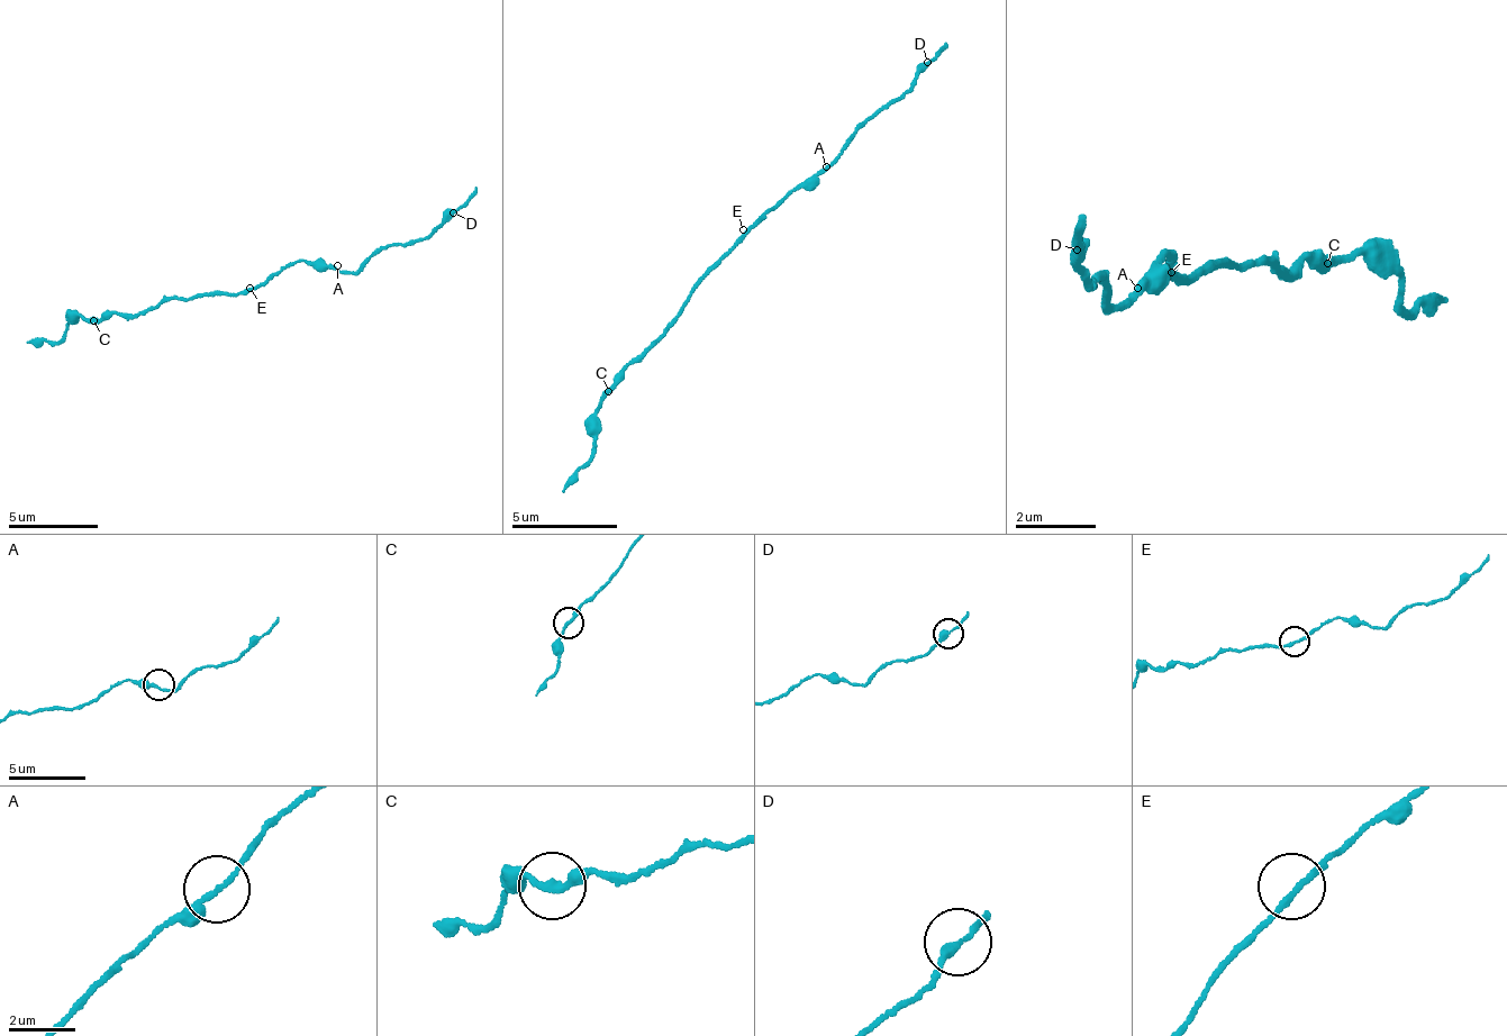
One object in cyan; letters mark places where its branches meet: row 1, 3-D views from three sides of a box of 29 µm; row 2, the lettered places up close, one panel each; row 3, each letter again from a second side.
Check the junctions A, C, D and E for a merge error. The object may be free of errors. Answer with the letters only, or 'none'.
none

